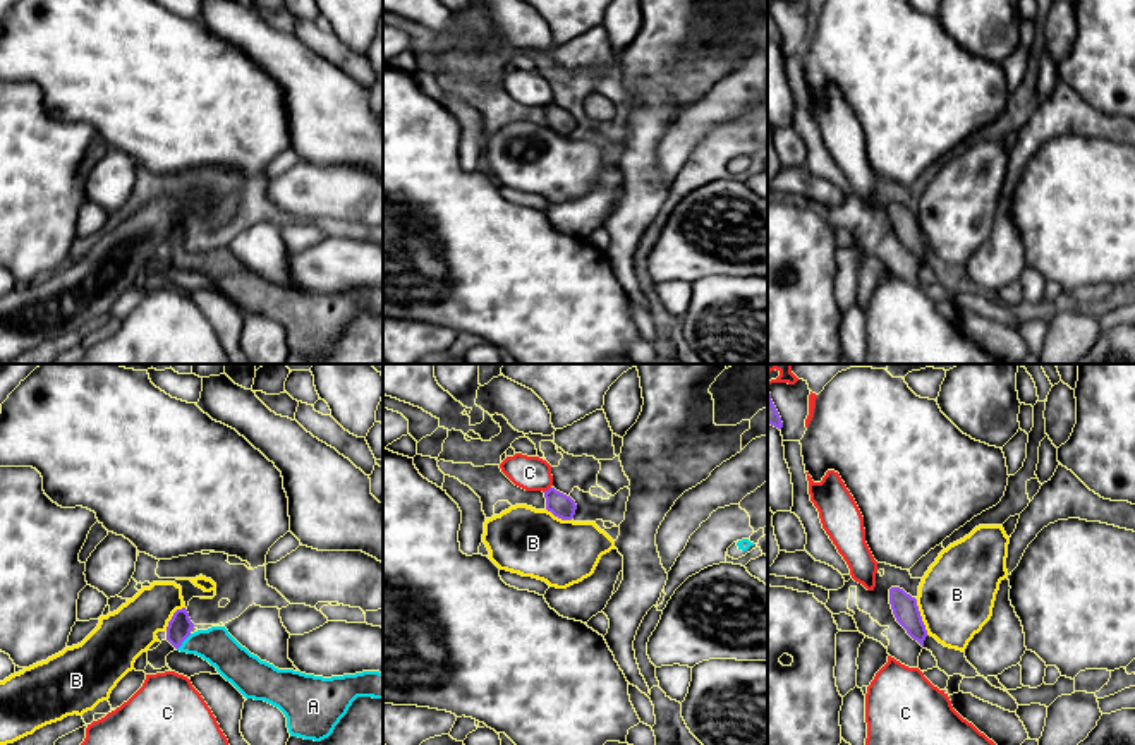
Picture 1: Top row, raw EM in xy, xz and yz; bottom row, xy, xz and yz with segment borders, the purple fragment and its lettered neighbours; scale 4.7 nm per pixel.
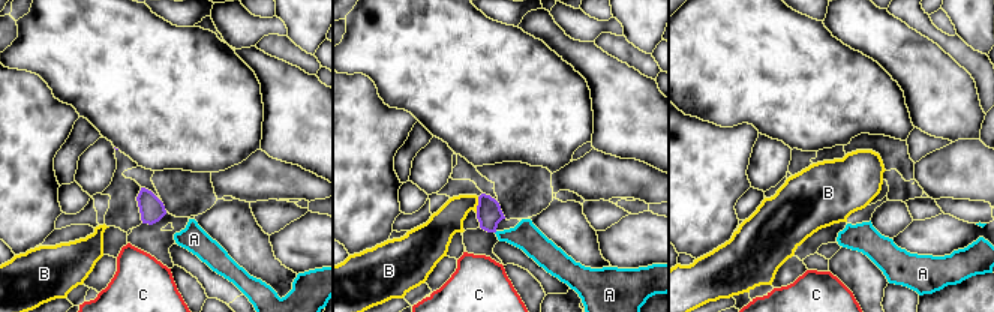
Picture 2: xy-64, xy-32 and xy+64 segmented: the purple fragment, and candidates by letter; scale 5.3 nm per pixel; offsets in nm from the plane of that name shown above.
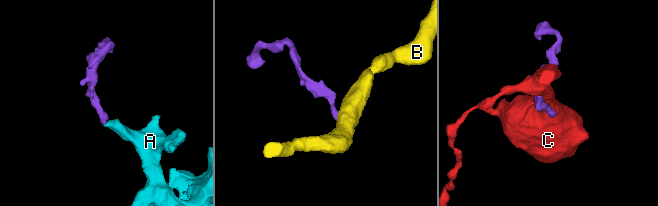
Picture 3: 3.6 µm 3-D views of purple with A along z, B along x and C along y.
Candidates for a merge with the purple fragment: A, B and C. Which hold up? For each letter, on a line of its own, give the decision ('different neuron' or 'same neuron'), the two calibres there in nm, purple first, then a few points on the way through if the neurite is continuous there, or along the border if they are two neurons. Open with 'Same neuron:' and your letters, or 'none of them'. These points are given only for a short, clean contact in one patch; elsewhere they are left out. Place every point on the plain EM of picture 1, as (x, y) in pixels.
Same neuron: A
A: same neuron; calibres 110 and 170 nm; way xy (179, 242), (182, 256), (217, 261)
B: different neuron; calibres 120 and 360 nm; border yz (916, 215), (928, 249)
C: different neuron; calibres 110 and 160 nm

